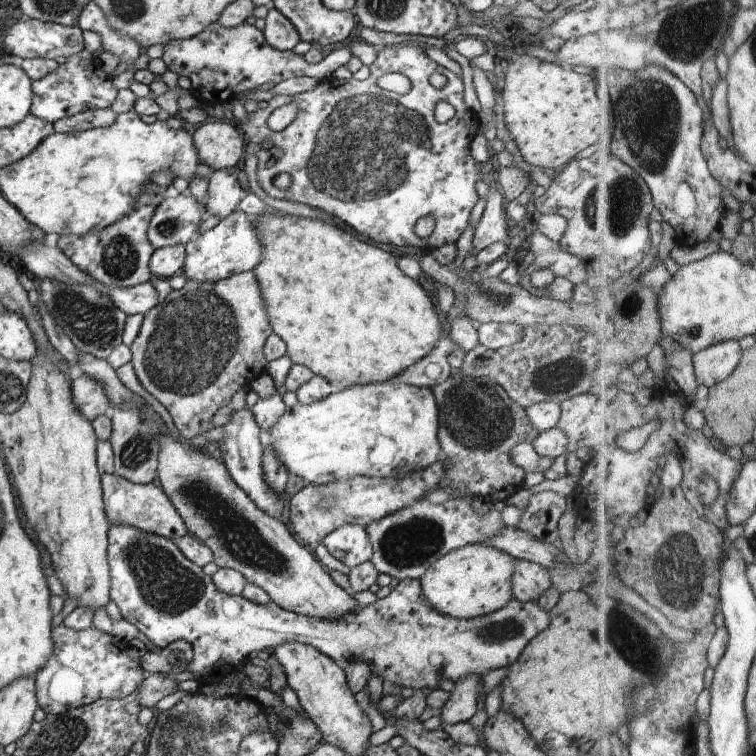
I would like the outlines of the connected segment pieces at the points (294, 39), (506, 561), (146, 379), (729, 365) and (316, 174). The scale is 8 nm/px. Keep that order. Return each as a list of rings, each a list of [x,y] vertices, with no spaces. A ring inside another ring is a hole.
[[[270,6],[263,36],[267,44],[280,51],[297,50],[301,39],[295,27],[274,7]]]
[[[471,543],[442,556],[419,580],[427,602],[440,615],[456,619],[474,619],[500,610],[511,599],[511,576],[515,560],[507,553],[482,543]]]
[[[253,270],[234,273],[229,278],[217,282],[197,282],[188,279],[181,290],[172,290],[162,302],[145,315],[140,333],[129,347],[133,355],[131,363],[142,387],[168,410],[174,425],[180,431],[180,435],[185,439],[191,439],[212,428],[210,422],[216,411],[224,406],[232,406],[231,401],[234,394],[242,387],[249,387],[252,381],[266,372],[268,360],[265,358],[263,349],[271,333],[273,333],[273,329],[267,316],[261,285],[258,283]]]
[[[733,339],[696,353],[695,366],[700,385],[712,388],[731,378],[742,365],[745,352],[742,342]]]
[[[417,43],[402,48],[386,47],[369,67],[371,75],[365,81],[355,81],[353,78],[338,81],[332,76],[325,77],[313,90],[293,96],[276,95],[266,108],[254,112],[246,124],[258,128],[256,132],[254,128],[248,128],[245,134],[247,152],[258,156],[258,183],[266,194],[327,212],[353,234],[366,236],[375,244],[391,244],[395,250],[402,246],[412,246],[428,251],[449,242],[456,244],[469,226],[472,209],[479,200],[474,185],[483,176],[480,163],[471,156],[471,143],[480,132],[480,121],[463,103],[462,78],[439,66],[425,51]],[[435,71],[448,79],[448,84],[441,90],[432,87],[429,82],[430,75]],[[386,72],[406,75],[412,83],[408,94],[381,89],[376,80]],[[441,101],[448,102],[455,109],[454,117],[446,123],[437,123],[433,112]],[[291,103],[298,105],[294,121],[281,132],[270,131],[267,126],[270,114]],[[274,147],[284,151],[279,160],[271,157],[270,149]],[[282,173],[290,175],[290,186],[286,189],[277,188],[273,184],[276,175]],[[426,215],[433,219],[435,226],[428,238],[420,239],[415,234],[415,227],[418,220]]]

